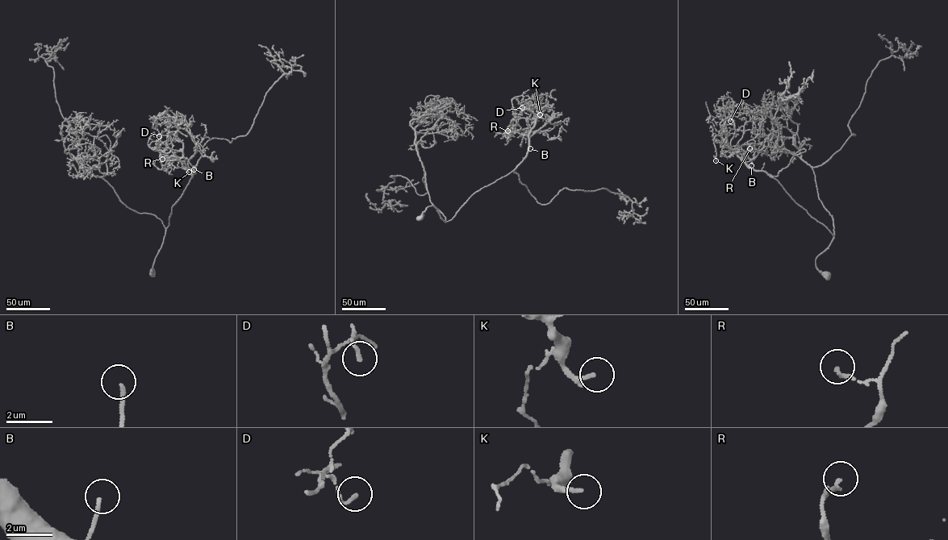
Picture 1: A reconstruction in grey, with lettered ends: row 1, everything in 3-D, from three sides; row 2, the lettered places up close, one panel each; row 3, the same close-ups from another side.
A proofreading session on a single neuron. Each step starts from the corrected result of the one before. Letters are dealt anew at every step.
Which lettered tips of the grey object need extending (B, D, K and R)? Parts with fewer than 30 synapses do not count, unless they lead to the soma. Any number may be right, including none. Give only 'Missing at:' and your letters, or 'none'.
Missing at: B

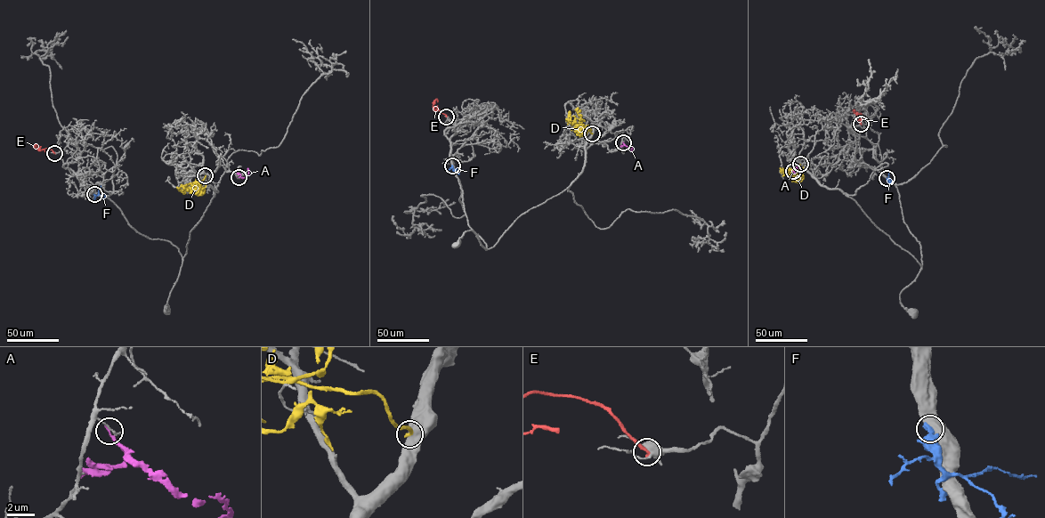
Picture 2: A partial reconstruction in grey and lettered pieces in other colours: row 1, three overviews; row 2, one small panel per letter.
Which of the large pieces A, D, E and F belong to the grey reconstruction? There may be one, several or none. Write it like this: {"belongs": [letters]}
{"belongs": []}

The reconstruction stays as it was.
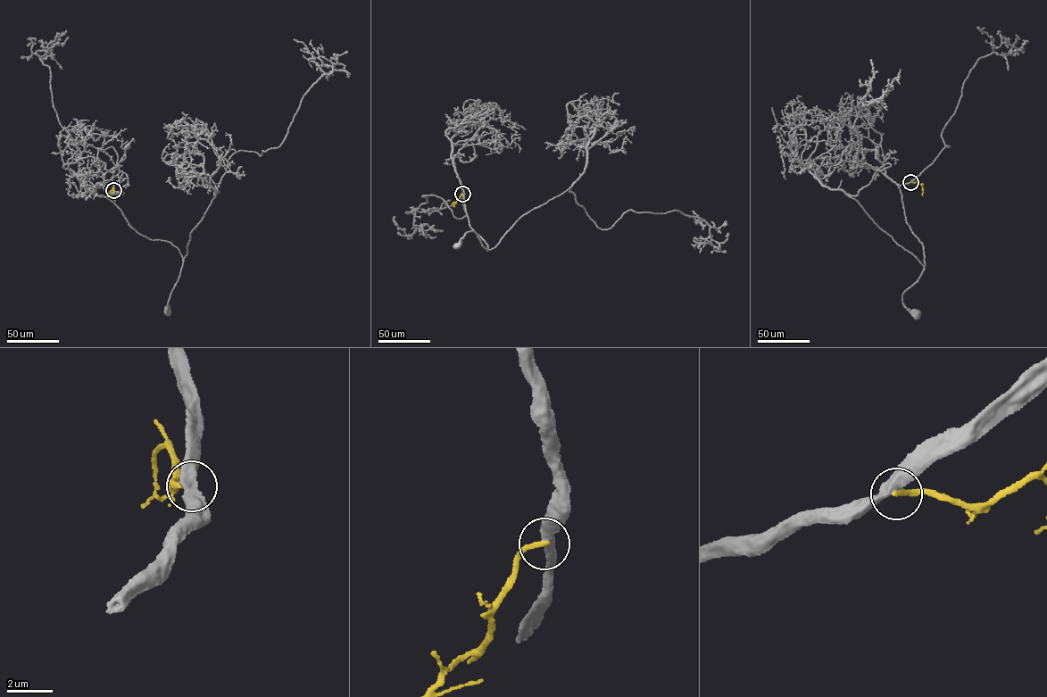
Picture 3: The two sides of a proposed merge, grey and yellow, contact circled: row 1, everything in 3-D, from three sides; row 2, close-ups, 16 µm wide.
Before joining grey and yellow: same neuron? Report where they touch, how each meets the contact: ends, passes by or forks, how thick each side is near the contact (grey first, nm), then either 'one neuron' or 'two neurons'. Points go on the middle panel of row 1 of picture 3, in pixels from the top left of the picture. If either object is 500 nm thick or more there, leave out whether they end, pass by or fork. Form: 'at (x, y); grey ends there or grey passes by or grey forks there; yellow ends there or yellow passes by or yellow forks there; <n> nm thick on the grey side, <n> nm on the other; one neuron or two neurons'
at (462, 194); grey passes by; yellow ends there; 460 nm thick on the grey side, 240 nm on the other; two neurons

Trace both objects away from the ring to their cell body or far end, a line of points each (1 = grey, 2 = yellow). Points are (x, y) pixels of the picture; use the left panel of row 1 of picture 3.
1: (113, 190), (107, 197), (120, 209), (128, 226), (149, 238), (167, 241), (178, 250), (182, 267), (167, 310)
2: (113, 190), (111, 194), (115, 201)

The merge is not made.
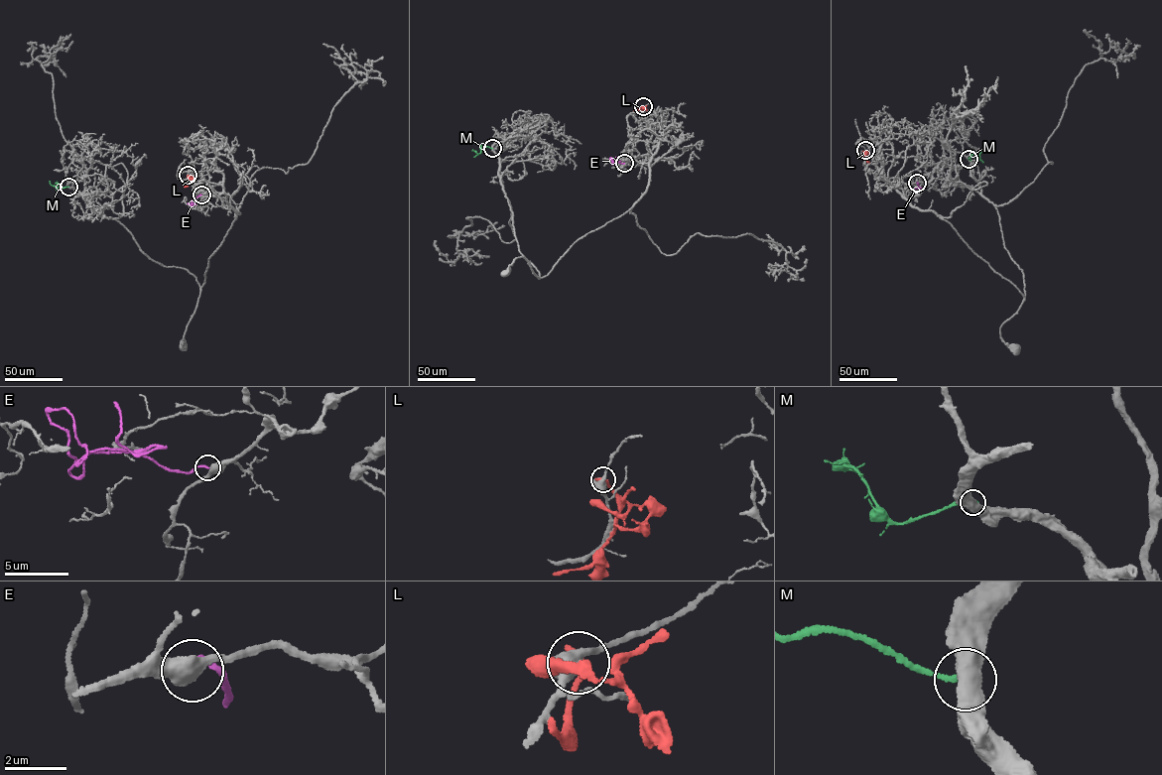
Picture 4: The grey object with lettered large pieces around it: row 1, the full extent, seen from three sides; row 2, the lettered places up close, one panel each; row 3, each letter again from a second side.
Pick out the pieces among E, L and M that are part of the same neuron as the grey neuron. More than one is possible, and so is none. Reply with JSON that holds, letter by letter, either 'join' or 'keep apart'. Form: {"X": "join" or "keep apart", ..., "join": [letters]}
{"E": "keep apart", "L": "keep apart", "M": "keep apart", "join": []}

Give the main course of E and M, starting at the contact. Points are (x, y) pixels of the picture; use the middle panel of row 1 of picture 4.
E: (624, 163), (611, 164), (609, 158), (612, 163), (616, 161), (615, 157)
M: (492, 148), (483, 146), (479, 154), (472, 151)

